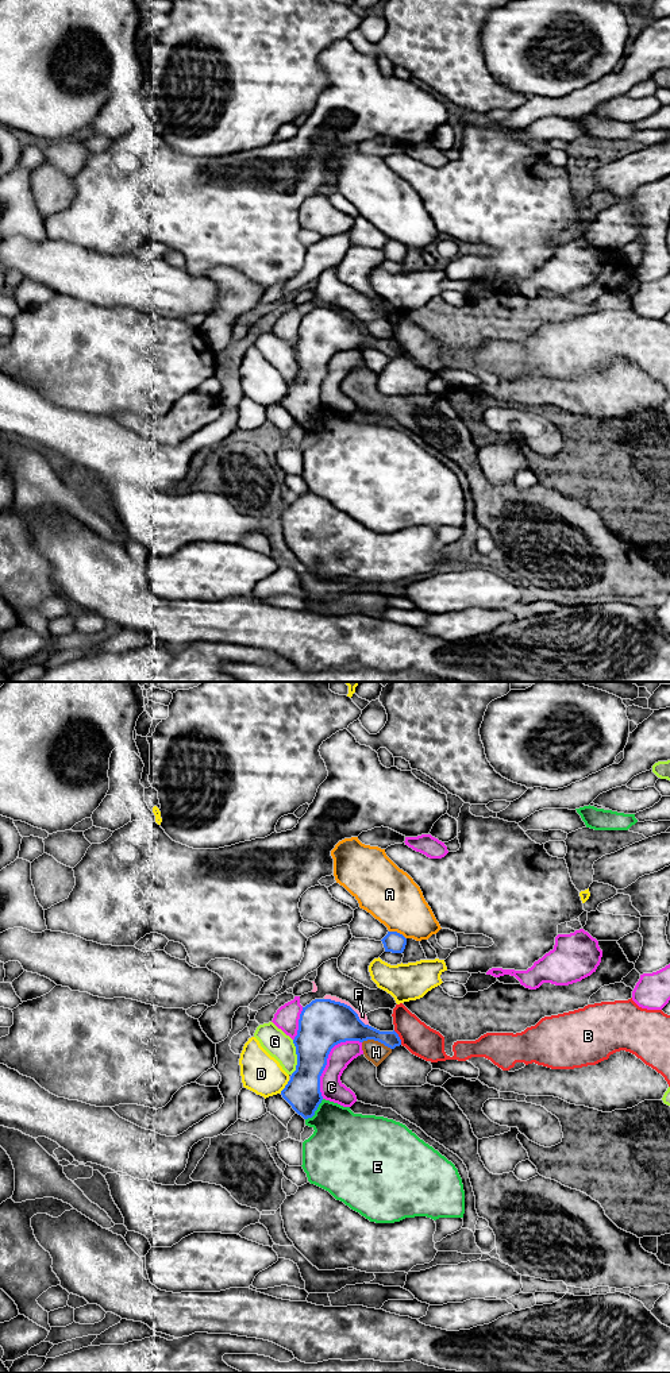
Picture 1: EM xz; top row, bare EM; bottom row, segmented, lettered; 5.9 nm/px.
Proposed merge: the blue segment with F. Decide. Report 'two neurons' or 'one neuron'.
two neurons

